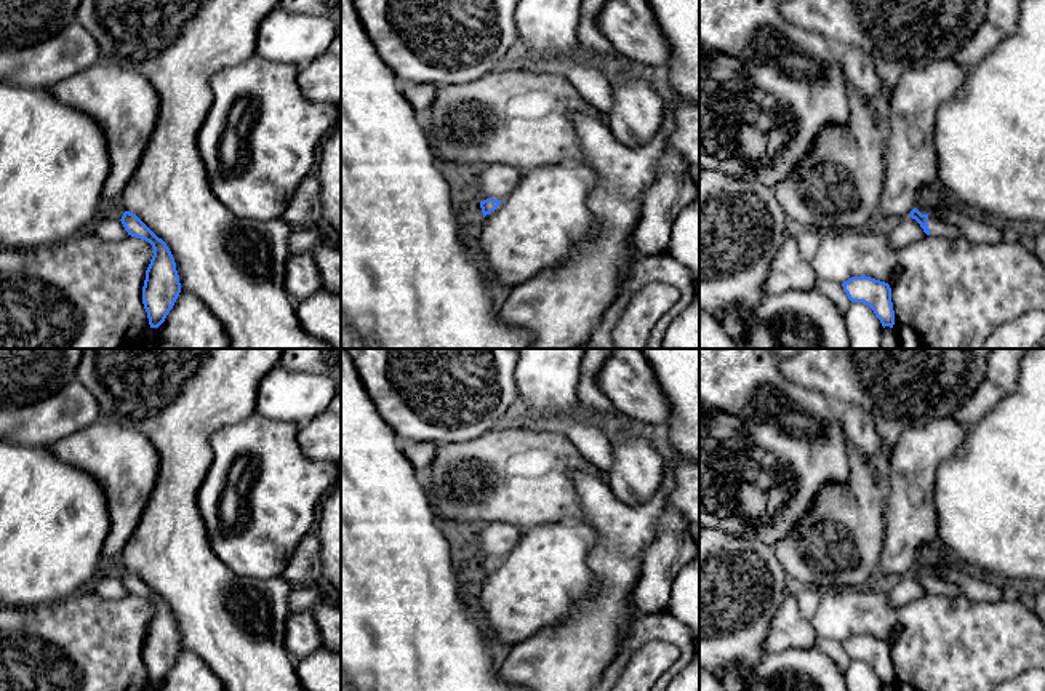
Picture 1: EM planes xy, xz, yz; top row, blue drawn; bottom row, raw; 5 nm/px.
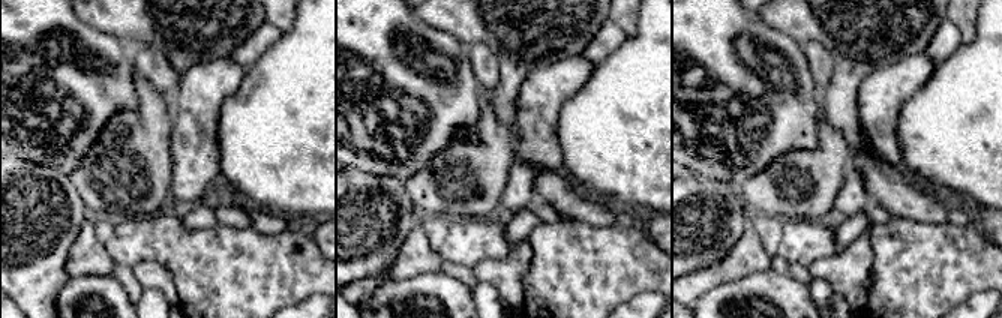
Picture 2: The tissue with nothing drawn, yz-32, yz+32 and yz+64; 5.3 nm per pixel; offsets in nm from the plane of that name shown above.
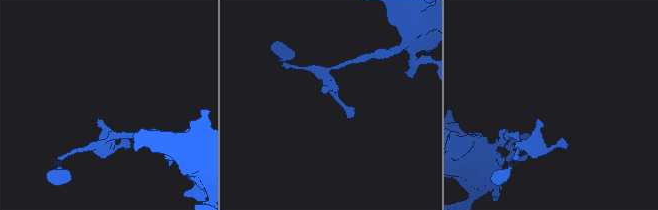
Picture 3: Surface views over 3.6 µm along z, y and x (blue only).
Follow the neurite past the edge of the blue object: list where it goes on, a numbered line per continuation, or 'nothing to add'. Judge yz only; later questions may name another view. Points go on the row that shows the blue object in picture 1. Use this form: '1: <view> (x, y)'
1: yz (935, 224)

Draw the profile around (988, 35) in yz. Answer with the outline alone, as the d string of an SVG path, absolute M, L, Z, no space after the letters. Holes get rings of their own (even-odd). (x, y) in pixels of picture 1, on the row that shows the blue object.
M984 21L971 38L954 54L952 61L971 69L979 64L1002 40L1005 34L989 21Z

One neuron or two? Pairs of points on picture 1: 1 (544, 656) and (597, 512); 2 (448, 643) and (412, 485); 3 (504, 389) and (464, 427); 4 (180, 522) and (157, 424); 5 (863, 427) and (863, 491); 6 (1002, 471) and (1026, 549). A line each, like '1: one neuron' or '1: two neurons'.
1: one neuron
2: one neuron
3: one neuron
4: one neuron
5: two neurons
6: one neuron

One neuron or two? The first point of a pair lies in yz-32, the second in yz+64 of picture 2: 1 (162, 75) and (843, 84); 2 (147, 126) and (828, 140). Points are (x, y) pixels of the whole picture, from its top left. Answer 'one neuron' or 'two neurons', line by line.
1: two neurons
2: one neuron

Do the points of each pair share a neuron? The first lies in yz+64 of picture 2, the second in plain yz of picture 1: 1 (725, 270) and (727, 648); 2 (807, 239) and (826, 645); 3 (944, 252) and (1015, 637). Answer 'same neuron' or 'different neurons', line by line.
1: different neurons
2: different neurons
3: same neuron

